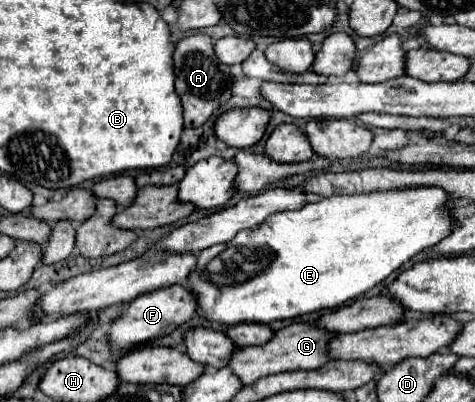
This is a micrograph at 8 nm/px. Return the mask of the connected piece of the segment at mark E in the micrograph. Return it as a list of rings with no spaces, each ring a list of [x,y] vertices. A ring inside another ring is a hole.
[[[437,187],[315,199],[301,209],[271,215],[261,225],[237,233],[229,243],[219,243],[201,251],[193,273],[187,277],[187,289],[195,295],[199,315],[211,323],[223,325],[239,325],[243,321],[271,323],[339,307],[373,289],[423,249],[445,239],[455,227],[449,219],[451,207],[445,207],[447,199],[449,195]]]

